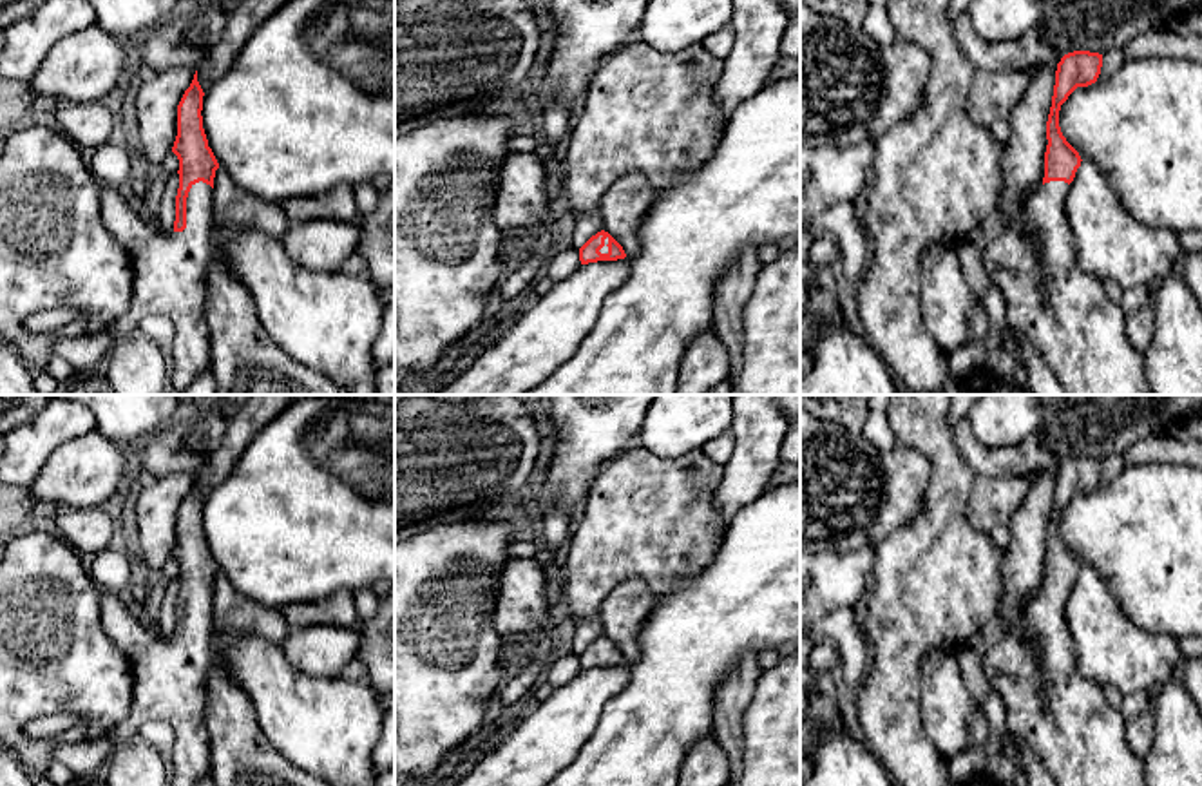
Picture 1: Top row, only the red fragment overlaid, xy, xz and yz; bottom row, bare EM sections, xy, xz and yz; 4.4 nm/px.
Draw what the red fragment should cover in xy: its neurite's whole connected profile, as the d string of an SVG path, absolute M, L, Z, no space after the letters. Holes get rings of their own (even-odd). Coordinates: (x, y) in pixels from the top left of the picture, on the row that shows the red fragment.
M196 71L177 105L172 152L179 159L179 188L172 232L152 225L127 188L101 187L100 194L103 225L129 252L136 272L130 306L109 331L121 339L138 331L147 315L167 315L176 328L168 382L179 393L210 368L206 292L219 163L203 129L203 96Z

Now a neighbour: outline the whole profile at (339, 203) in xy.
M339 185L329 192L310 197L288 197L281 203L290 225L335 219L339 223L357 221L358 210L355 192L349 185Z

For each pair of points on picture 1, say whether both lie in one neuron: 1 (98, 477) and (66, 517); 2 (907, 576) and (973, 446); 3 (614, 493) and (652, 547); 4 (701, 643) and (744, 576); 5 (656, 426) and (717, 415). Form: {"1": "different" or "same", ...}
{"1": "different", "2": "different", "3": "same", "4": "same", "5": "same"}

